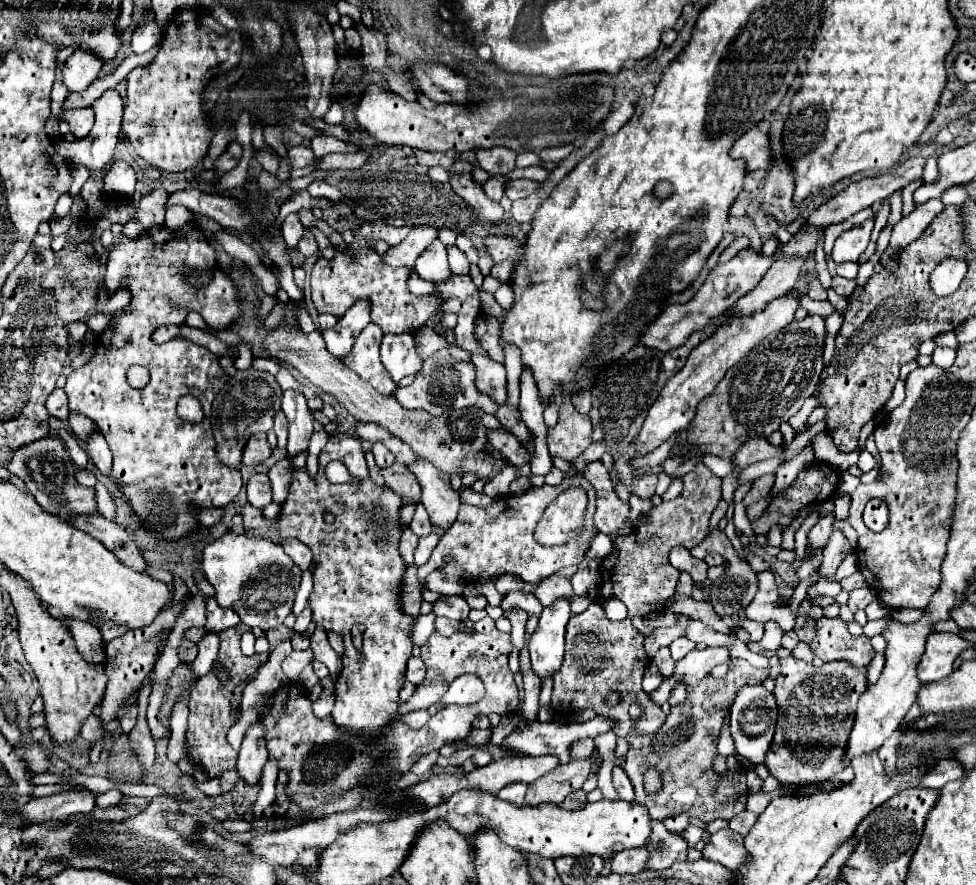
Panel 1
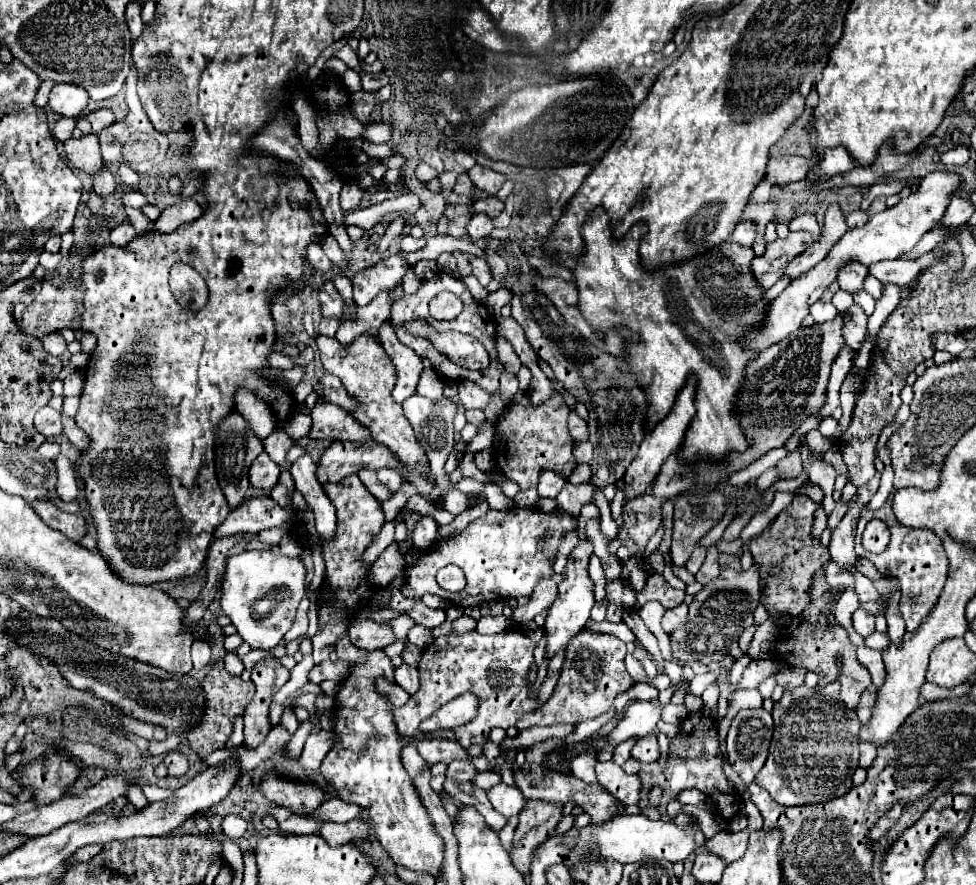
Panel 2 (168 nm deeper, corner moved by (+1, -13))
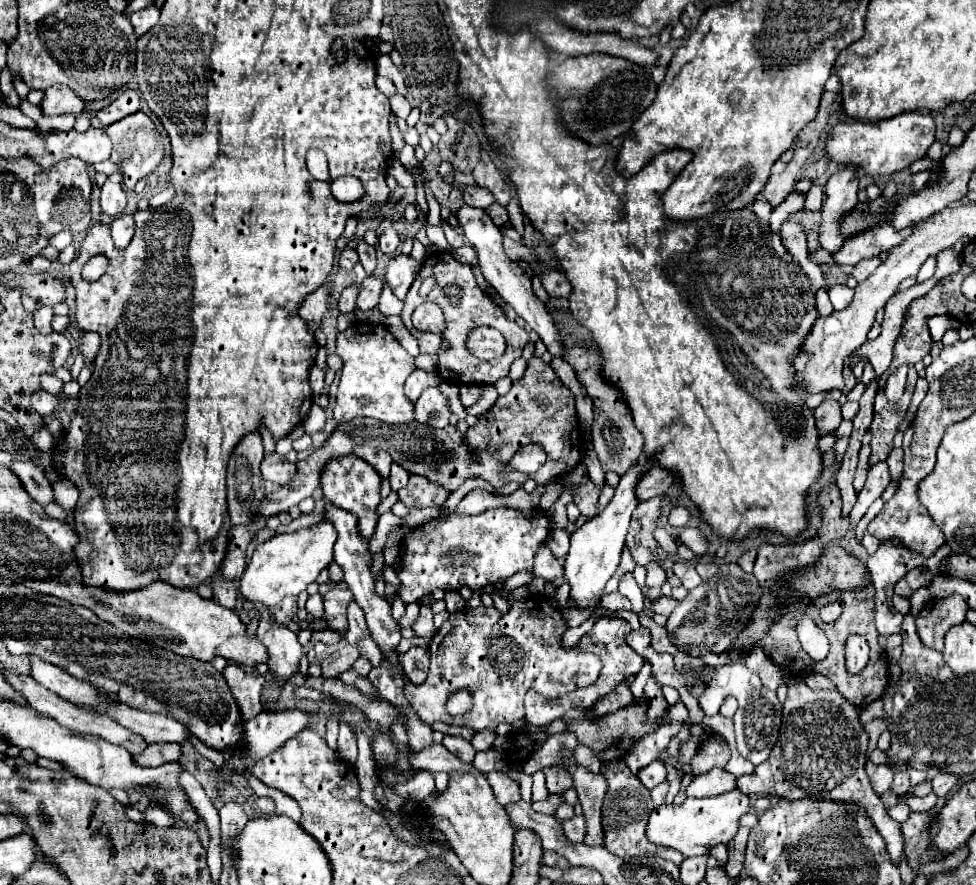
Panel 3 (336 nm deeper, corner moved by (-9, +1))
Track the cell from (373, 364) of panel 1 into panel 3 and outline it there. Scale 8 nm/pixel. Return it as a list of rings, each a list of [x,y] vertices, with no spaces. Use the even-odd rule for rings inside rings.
[[[360,323],[346,331],[338,331],[336,353],[344,361],[334,403],[336,423],[346,423],[362,415],[374,417],[382,423],[414,421],[414,403],[404,395],[404,381],[414,371],[414,357],[384,325]]]

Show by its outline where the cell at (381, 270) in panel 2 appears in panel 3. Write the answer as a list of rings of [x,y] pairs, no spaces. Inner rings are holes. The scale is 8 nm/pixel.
[[[370,275],[362,281],[360,291],[358,291],[358,307],[362,311],[374,309],[380,299],[380,291],[384,287],[384,275]]]

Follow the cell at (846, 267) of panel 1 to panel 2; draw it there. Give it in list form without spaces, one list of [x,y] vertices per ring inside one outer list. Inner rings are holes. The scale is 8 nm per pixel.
[[[865,290],[853,294],[853,299],[855,303],[862,307],[862,309],[868,317],[873,313],[876,301]]]

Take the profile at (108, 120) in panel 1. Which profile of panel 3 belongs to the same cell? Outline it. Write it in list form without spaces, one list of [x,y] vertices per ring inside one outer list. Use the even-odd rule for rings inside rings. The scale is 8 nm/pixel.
[[[112,173],[100,193],[100,207],[106,215],[116,217],[118,213],[122,213],[126,205],[126,193],[122,191],[122,175],[120,173]]]

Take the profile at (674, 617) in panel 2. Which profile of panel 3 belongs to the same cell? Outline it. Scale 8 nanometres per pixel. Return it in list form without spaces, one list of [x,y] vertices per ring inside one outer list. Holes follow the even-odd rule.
[[[660,597],[660,599],[656,599],[654,601],[654,611],[656,613],[660,613],[660,615],[670,615],[672,611],[674,611],[674,607],[678,605],[678,601],[676,599],[670,599],[670,597]]]

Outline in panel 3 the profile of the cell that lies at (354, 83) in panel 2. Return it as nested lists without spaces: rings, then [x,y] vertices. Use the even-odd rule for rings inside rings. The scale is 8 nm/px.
[[[377,75],[375,83],[376,83],[377,88],[382,93],[384,93],[384,95],[386,95],[388,99],[390,99],[397,93],[396,87],[392,83],[392,81],[384,76]]]

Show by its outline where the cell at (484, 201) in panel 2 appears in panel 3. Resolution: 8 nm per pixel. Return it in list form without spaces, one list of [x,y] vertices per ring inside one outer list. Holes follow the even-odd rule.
[[[478,185],[460,191],[460,199],[462,199],[464,203],[472,205],[472,207],[482,207],[482,209],[486,209],[486,207],[490,207],[490,205],[494,203],[494,199],[492,199],[492,195],[488,193],[488,189],[482,189],[482,187],[478,187]]]

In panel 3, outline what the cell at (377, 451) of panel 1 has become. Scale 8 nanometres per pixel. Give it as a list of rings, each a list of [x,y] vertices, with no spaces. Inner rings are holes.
[[[394,463],[394,465],[392,465],[392,471],[390,471],[390,485],[392,485],[392,489],[398,491],[400,487],[404,487],[404,485],[408,483],[408,479],[410,479],[410,473],[404,471],[402,465]]]

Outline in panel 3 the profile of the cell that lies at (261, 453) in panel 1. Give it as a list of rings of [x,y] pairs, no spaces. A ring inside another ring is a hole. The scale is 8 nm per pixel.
[[[272,453],[272,455],[266,455],[262,465],[260,465],[260,471],[262,471],[262,477],[266,481],[272,481],[272,483],[278,483],[278,485],[286,485],[290,483],[292,475],[294,475],[294,465],[288,463],[284,457],[280,457],[278,453]]]

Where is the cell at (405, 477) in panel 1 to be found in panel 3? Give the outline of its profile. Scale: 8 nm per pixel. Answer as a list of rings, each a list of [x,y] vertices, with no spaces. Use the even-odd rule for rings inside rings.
[[[356,453],[358,457],[362,457],[366,463],[370,463],[384,481],[388,481],[390,477],[390,465],[392,465],[392,457],[388,453]]]

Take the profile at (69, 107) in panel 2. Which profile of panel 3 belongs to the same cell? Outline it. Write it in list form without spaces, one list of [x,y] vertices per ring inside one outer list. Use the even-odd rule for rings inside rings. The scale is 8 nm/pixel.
[[[52,85],[40,103],[44,115],[62,115],[62,113],[72,113],[78,115],[82,113],[86,101],[80,99],[68,85]]]

